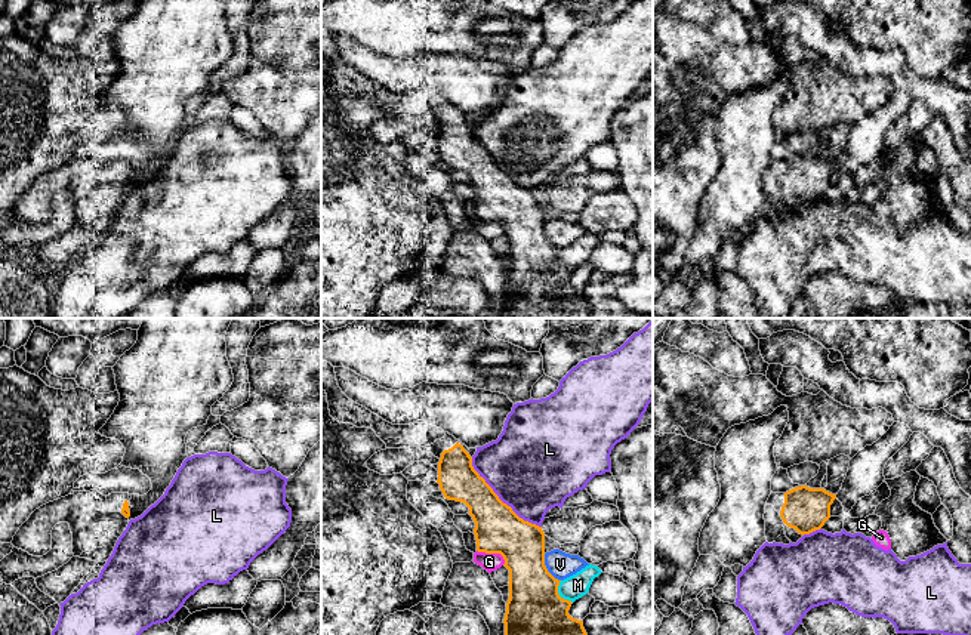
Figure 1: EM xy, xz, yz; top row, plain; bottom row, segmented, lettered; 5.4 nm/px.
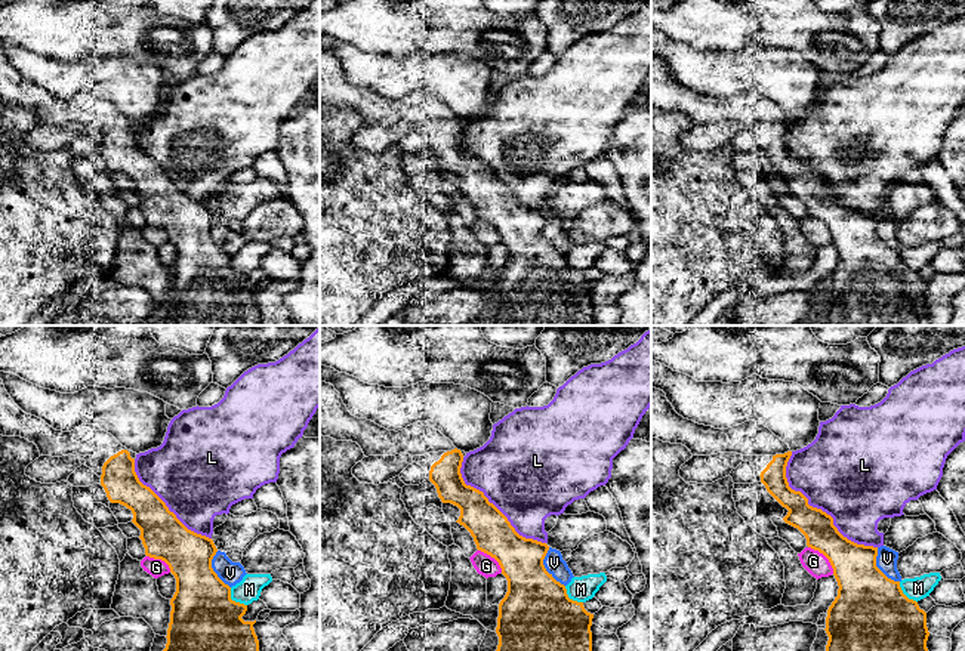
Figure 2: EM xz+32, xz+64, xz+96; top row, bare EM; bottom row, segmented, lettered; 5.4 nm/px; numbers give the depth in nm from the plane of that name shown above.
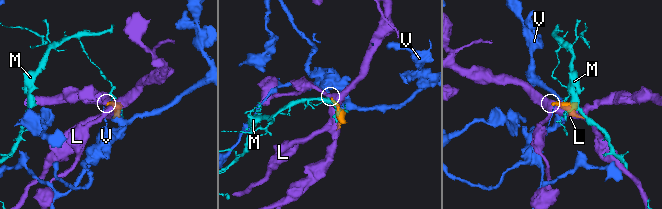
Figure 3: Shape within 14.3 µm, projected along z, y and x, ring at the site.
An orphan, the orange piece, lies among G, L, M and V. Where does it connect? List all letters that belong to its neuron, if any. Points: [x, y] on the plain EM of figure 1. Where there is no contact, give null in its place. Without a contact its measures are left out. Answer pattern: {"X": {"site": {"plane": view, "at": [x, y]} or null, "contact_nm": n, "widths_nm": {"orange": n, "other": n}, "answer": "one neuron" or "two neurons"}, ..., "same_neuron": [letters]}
{"G": {"site": {"plane": "xz", "at": [493, 221]}, "contact_nm": 180, "widths_nm": {"orange": 260, "other": 100}, "answer": "two neurons"}, "L": {"site": {"plane": "xz", "at": [499, 168]}, "contact_nm": 550, "widths_nm": {"orange": 260, "other": 480}, "answer": "two neurons"}, "M": {"site": {"plane": "xz", "at": [558, 262]}, "contact_nm": 140, "widths_nm": {"orange": 380, "other": 130}, "answer": "two neurons"}, "V": {"site": {"plane": "xz", "at": [546, 237]}, "contact_nm": 180, "widths_nm": {"orange": 320, "other": 140}, "answer": "two neurons"}, "same_neuron": []}

